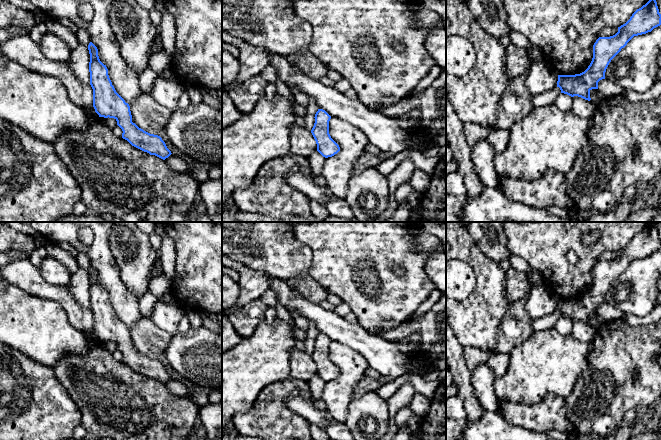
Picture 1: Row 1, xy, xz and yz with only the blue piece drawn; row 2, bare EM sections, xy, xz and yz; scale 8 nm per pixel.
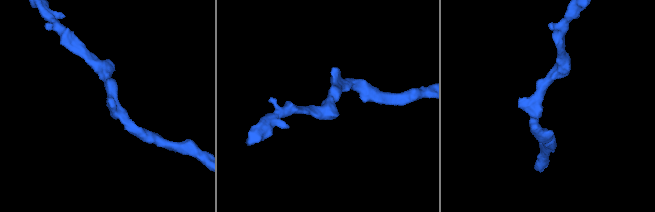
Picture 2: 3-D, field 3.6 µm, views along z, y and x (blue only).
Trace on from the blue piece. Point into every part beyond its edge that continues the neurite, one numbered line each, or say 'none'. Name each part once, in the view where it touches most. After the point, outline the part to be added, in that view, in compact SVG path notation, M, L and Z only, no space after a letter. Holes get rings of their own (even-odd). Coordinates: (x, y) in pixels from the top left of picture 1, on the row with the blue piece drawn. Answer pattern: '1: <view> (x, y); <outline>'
none

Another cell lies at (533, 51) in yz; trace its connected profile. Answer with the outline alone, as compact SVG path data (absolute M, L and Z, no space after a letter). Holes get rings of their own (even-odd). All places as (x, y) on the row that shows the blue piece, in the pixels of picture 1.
M530 43L529 48L527 50L528 55L531 56L535 60L542 59L542 52L540 48Z

